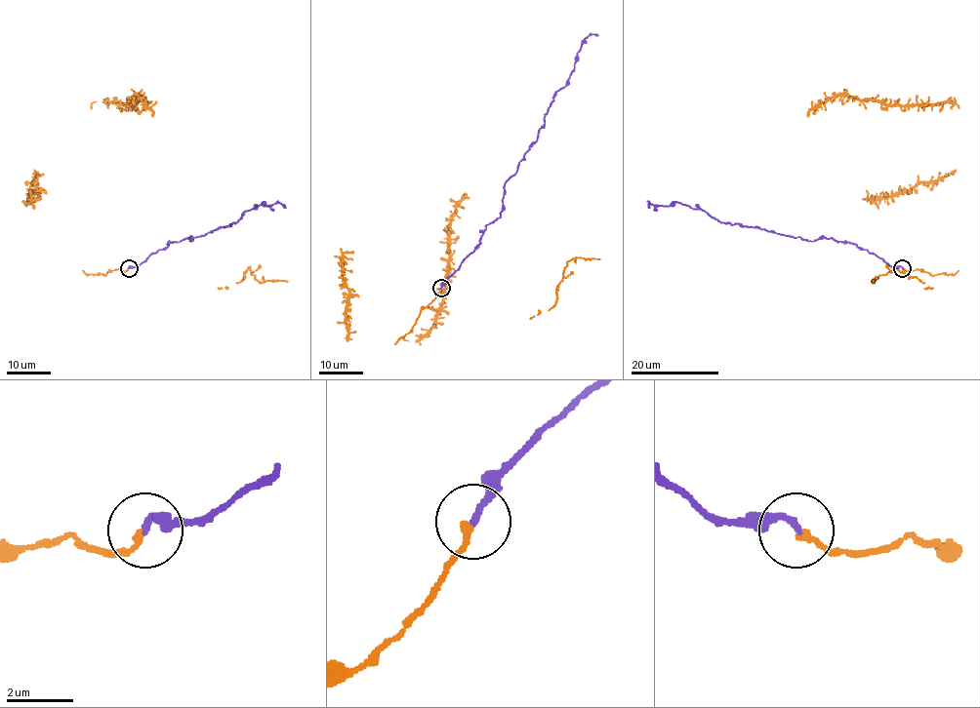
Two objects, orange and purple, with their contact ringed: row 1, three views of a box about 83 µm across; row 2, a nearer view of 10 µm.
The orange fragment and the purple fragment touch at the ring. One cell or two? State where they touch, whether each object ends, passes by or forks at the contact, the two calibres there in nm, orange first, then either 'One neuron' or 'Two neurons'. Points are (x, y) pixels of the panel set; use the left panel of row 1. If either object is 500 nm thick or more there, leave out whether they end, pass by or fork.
Place: (129, 268). At the ring orange ends. At the ring purple ends. Thickness 200 nm (orange) against 200 nm. One neuron

